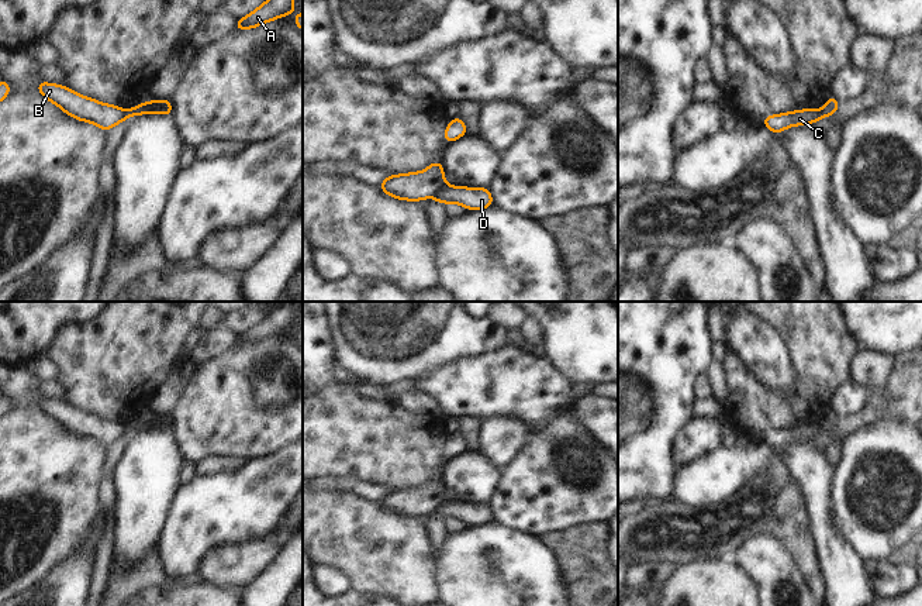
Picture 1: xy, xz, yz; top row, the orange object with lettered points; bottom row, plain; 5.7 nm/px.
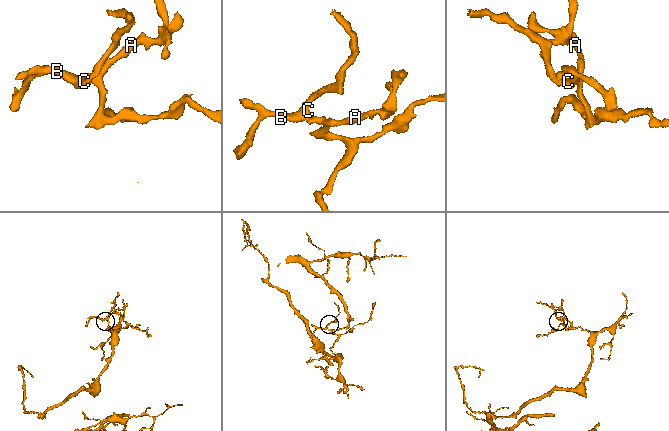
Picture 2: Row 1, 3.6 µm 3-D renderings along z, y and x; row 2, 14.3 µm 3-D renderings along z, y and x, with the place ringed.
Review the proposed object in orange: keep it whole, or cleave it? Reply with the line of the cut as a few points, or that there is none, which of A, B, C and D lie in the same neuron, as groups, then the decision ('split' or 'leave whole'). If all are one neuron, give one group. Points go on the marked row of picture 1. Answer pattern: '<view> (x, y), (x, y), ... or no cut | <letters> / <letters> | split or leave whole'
xz (445, 185), (432, 195) | A D / B C | split

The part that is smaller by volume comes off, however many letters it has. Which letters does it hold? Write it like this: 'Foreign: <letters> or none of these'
Foreign: B, C

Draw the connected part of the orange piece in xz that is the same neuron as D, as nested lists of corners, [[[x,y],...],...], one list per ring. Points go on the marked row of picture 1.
[[[445,185],[435,192],[434,199],[441,204],[452,202],[469,210],[493,207],[493,196],[488,187],[462,187]]]

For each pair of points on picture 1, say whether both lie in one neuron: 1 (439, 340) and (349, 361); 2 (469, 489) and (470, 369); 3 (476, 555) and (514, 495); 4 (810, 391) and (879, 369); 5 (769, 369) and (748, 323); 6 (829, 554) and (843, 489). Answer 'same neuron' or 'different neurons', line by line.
1: same neuron
2: different neurons
3: different neurons
4: different neurons
5: same neuron
6: different neurons

